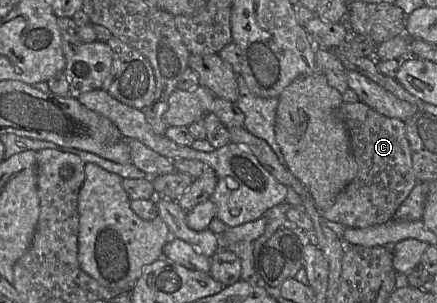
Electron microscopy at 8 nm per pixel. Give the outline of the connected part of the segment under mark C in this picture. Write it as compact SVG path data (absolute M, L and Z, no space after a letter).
M343 102L339 109L351 140L356 176L342 190L335 203L323 212L324 218L350 228L365 228L385 223L394 215L418 183L405 121L379 114L363 102Z

